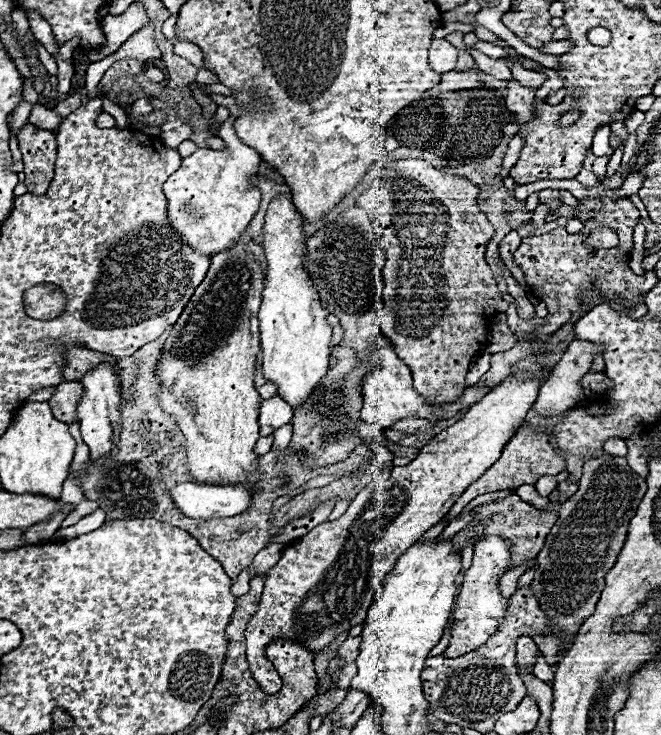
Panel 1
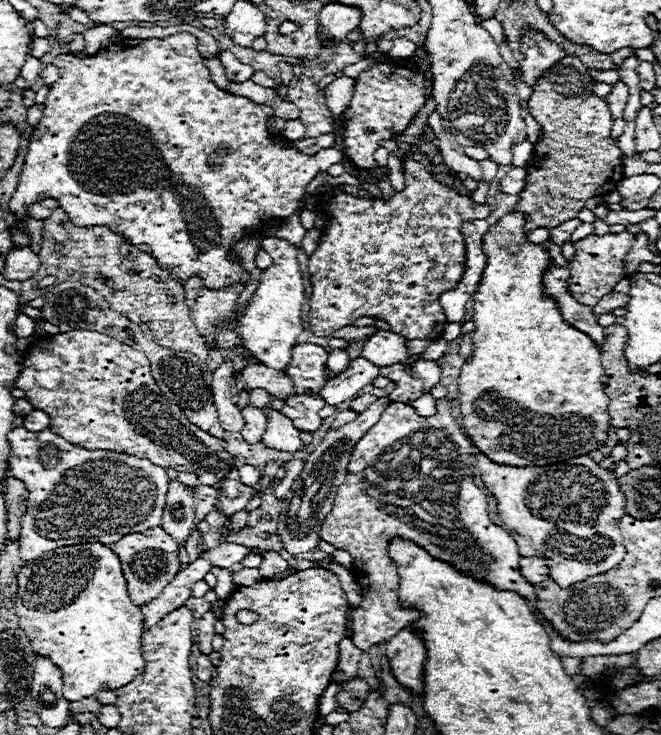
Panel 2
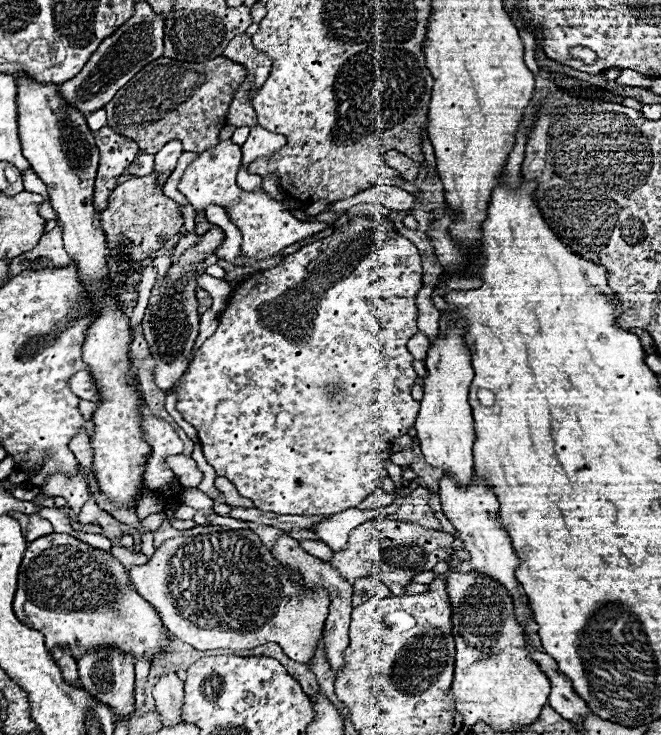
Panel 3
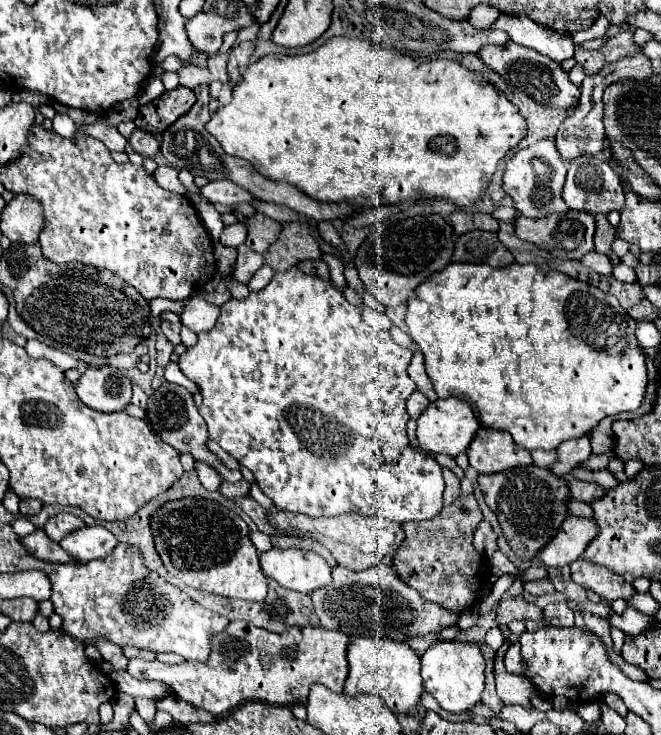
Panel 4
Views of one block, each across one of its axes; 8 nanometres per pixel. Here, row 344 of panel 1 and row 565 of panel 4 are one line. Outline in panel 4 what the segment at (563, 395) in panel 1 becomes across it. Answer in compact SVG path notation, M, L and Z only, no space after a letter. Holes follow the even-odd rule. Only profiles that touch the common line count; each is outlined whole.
M578 558L570 564L570 576L576 584L590 588L592 592L596 592L600 598L612 602L618 598L630 598L636 594L636 590L626 584L624 578L620 578L618 574L614 574L608 568L602 568L598 564L590 564L584 558Z

